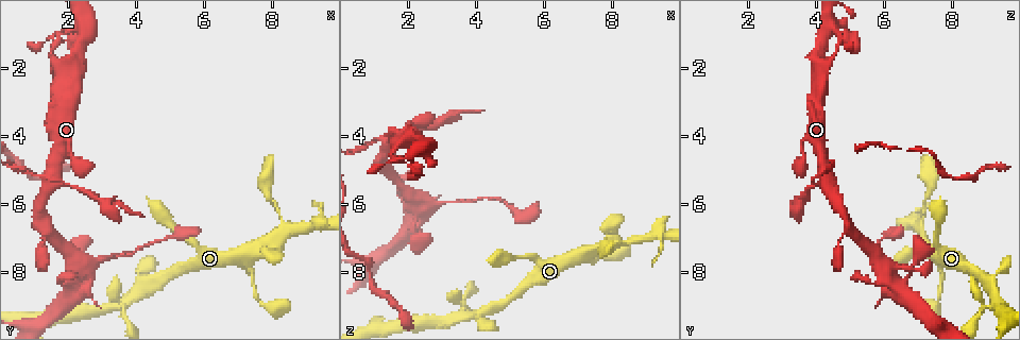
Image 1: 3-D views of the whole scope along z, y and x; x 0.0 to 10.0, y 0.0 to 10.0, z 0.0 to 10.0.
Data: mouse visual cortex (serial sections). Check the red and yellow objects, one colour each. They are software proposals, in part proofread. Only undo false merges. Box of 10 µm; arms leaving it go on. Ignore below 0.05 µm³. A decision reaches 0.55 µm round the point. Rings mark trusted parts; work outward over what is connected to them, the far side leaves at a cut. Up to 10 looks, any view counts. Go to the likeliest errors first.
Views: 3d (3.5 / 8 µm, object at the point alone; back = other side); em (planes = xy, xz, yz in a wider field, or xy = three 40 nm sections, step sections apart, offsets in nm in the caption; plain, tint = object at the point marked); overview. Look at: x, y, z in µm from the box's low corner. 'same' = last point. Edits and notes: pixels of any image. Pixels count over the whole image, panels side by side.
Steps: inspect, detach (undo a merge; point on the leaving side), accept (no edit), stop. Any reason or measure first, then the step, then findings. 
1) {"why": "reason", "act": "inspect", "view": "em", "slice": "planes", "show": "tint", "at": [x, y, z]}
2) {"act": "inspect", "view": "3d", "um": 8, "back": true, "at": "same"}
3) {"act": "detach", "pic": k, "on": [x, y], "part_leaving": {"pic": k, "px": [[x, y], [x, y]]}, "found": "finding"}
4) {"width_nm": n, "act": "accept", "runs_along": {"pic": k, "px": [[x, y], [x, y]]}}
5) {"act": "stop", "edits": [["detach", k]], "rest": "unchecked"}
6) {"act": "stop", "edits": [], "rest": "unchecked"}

{"why": "sharp bend", "act": "inspect", "view": "3d", "um": 3.5, "at": [3.85, 8.90, 9.35]}

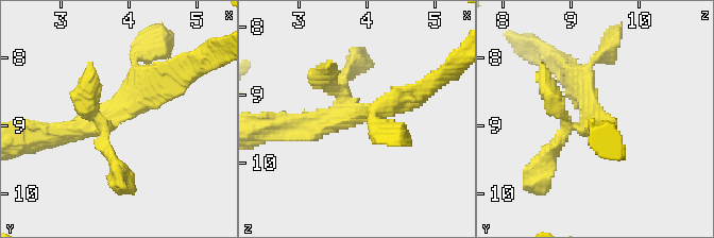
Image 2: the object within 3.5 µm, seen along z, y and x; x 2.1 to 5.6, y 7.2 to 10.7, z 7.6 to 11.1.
{"act": "inspect", "view": "em", "slice": "xy", "step": 2, "show": "tint", "at": [3.75, 8.85, 9.30]}

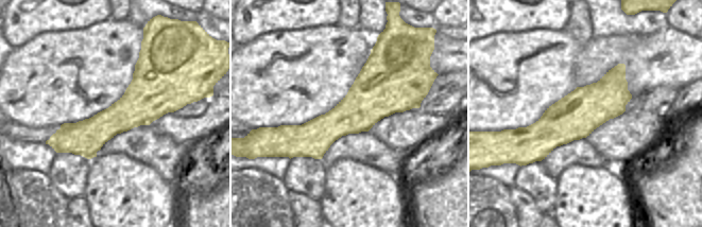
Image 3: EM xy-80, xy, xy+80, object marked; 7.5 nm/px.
{"act": "accept", "runs_along": {"pic": 2, "px": [[172, 83], [100, 122], [48, 135]]}, "found": "one cell here"}

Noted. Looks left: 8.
{"why": "four-way junction", "act": "inspect", "view": "3d", "um": 3.5, "back": true, "at": [1.50, 5.20, 4.35]}

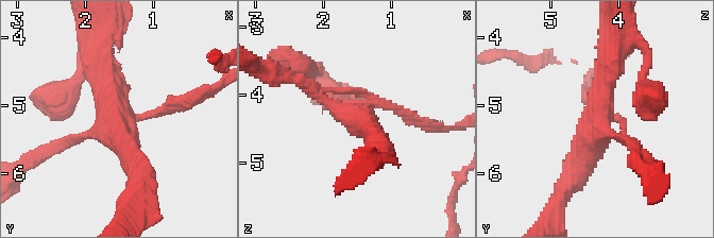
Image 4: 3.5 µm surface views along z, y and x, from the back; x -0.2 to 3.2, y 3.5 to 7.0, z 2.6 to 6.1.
{"act": "inspect", "view": "em", "slice": "xy", "step": 1, "show": "tint", "at": [1.55, 5.25, 4.30]}

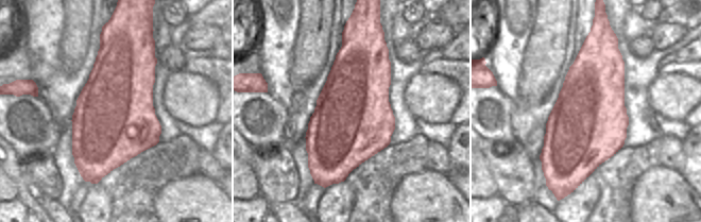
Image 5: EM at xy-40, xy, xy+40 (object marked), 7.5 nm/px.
{"width_nm": 600, "act": "detach", "pic": 4, "on": [408, 114], "found": "two cells meet here"}

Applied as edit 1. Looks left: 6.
{"why": "sharp bend", "act": "inspect", "view": "3d", "um": 3.5, "at": [2.35, 7.85, 6.90]}

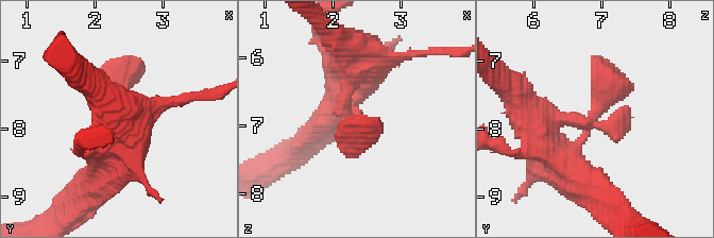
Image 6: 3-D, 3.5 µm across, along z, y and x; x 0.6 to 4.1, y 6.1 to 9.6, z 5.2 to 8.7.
{"act": "accept", "runs_along": {"pic": 6, "px": [[532, 121], [587, 129], [597, 60]]}, "found": "all the same cell"}

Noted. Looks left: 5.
{"why": "arms part here", "act": "inspect", "view": "3d", "um": 8, "at": [8.35, 6.90, 7.15]}

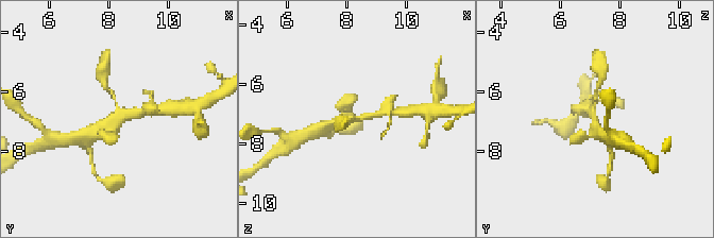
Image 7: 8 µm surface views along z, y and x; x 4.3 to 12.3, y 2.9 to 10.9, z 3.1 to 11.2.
{"act": "inspect", "view": "3d", "um": 3.5, "at": "same"}

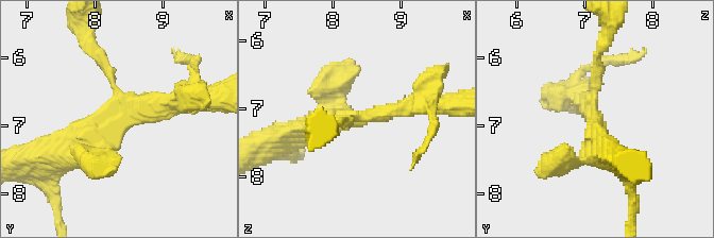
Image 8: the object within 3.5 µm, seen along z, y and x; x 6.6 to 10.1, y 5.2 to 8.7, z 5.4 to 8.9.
{"arms": 3, "arm_widths_nm": [150, 250, 400], "act": "inspect", "view": "em", "slice": "xy", "step": 3, "show": "tint", "at": [8.40, 6.95, 7.15]}

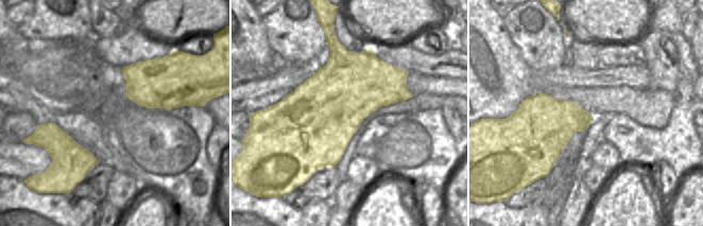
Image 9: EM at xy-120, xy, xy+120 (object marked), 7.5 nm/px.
{"act": "accept", "runs_along": {"pic": 8, "px": [[62, 157], [183, 95]]}, "found": "continuous, no second cell"}

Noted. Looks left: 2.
{"act": "stop", "edits": [["detach", 4]], "rest": "unchecked"}

